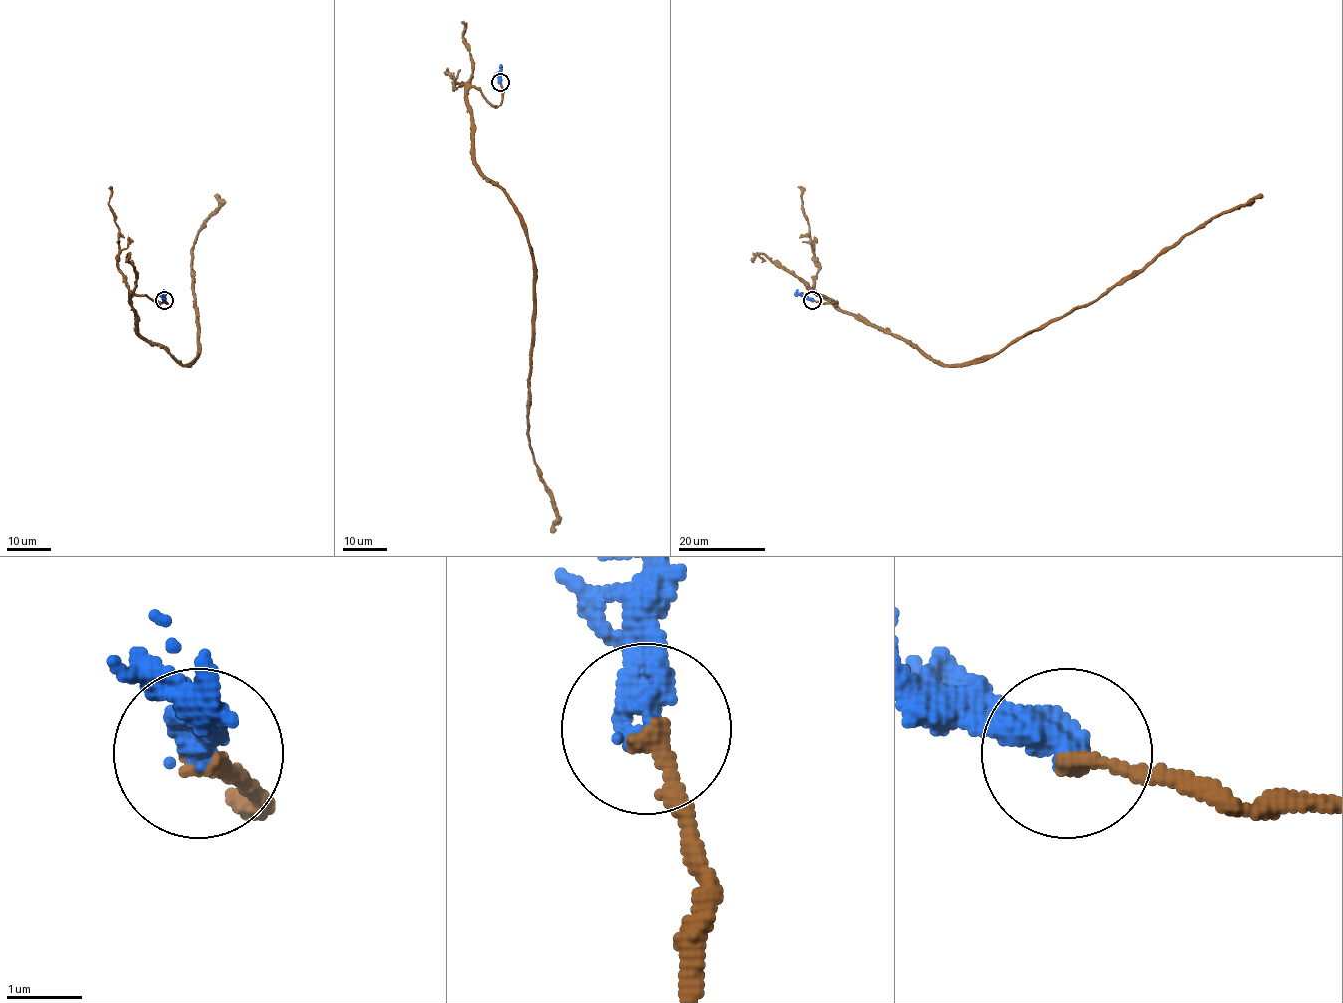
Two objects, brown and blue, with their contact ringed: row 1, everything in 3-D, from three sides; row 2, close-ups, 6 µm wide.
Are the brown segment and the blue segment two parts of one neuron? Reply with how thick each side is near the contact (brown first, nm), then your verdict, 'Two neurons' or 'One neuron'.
Thickness 220 nm (brown) against 420 nm. One neuron

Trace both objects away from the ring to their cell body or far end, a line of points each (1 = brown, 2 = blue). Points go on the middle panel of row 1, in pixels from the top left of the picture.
1: (499, 83), (498, 106), (468, 91), (471, 156), (511, 203), (532, 253), (528, 440), (556, 510), (550, 532)
2: (499, 82), (499, 67)

